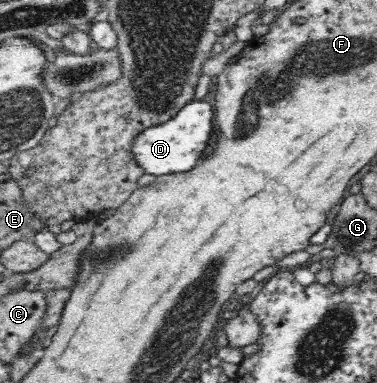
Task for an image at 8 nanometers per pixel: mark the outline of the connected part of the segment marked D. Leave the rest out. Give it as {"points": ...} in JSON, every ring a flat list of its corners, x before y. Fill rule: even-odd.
{"points":[[193,100,183,106,176,116,158,127,147,128,135,140,135,161,145,170,146,174,174,175,191,171,206,155,210,144,210,136,216,132,214,107,203,100]]}

